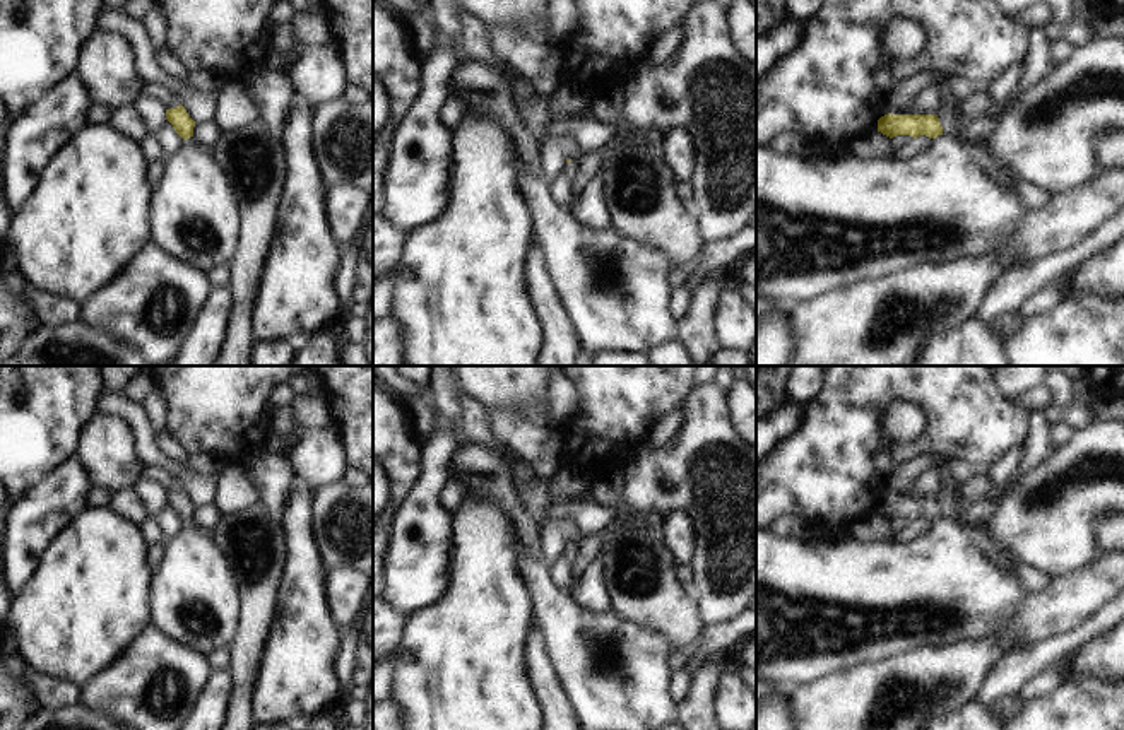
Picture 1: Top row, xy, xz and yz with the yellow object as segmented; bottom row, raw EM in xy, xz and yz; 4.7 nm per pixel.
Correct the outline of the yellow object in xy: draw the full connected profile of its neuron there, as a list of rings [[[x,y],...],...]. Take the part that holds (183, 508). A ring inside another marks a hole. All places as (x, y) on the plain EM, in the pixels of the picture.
[[[180,487],[166,492],[166,503],[183,521],[183,528],[163,544],[163,557],[152,569],[149,586],[149,624],[171,639],[210,656],[228,648],[238,629],[238,583],[210,533],[198,533],[193,520],[195,504]]]

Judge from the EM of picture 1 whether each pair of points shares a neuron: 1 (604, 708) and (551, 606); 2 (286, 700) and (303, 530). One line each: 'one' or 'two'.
1: one
2: one

